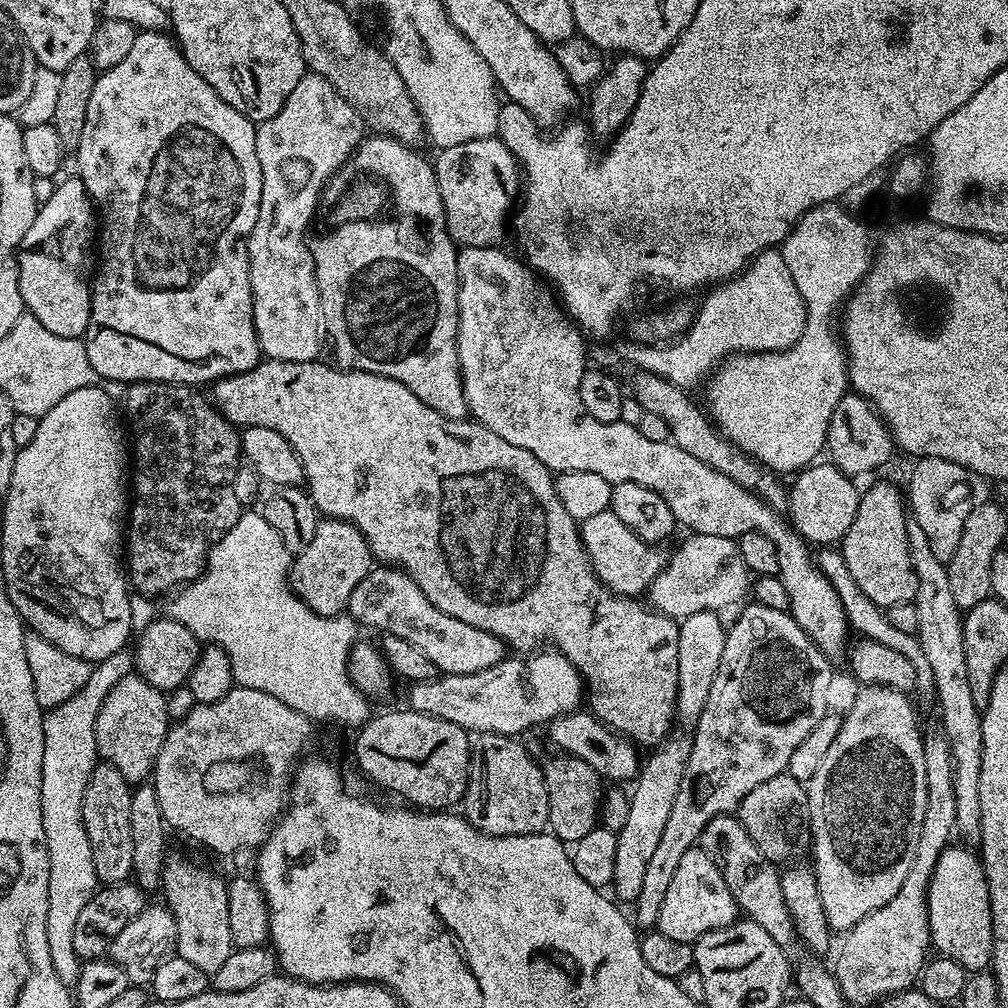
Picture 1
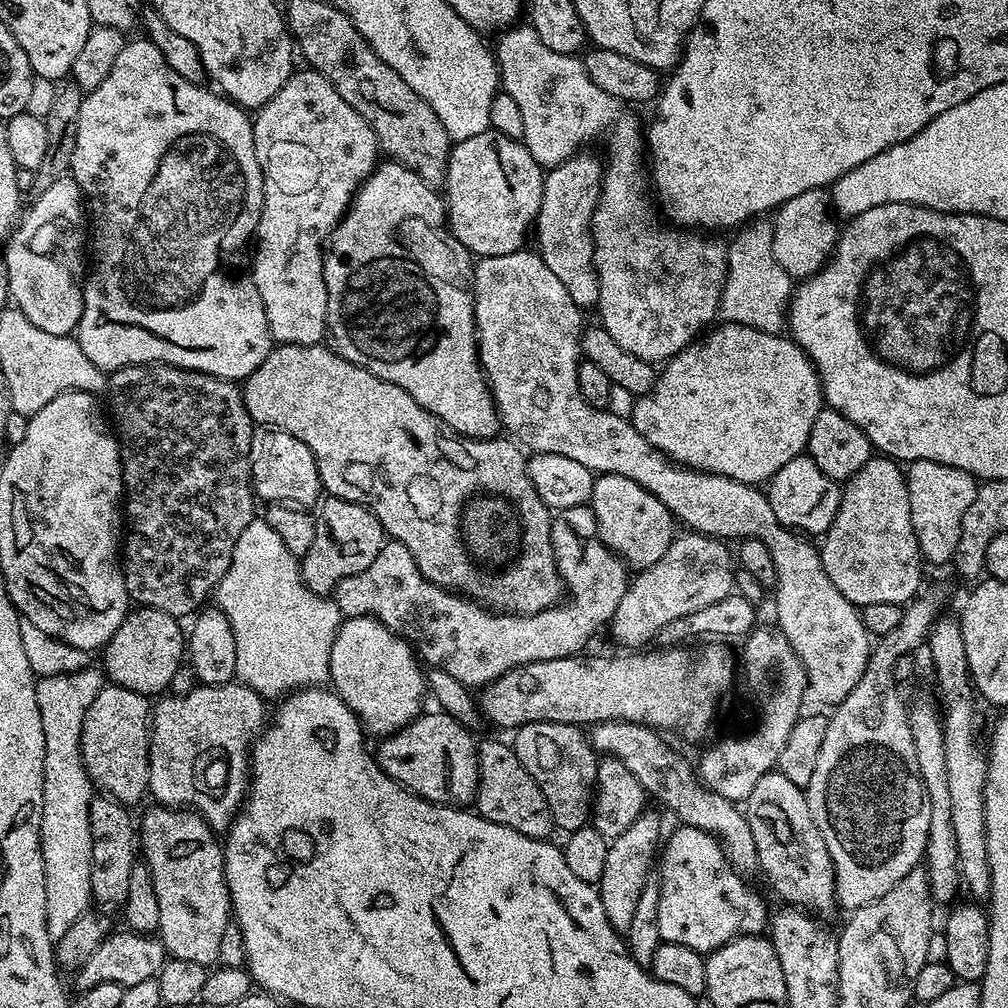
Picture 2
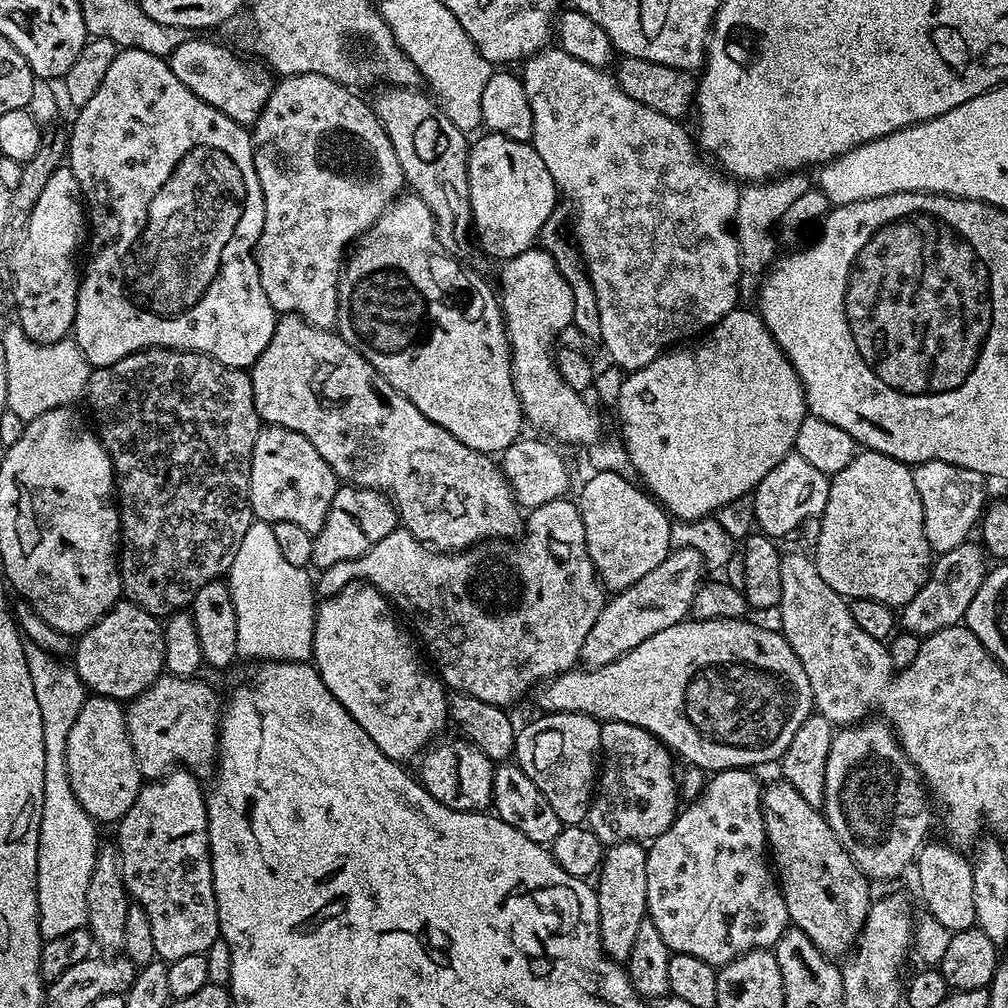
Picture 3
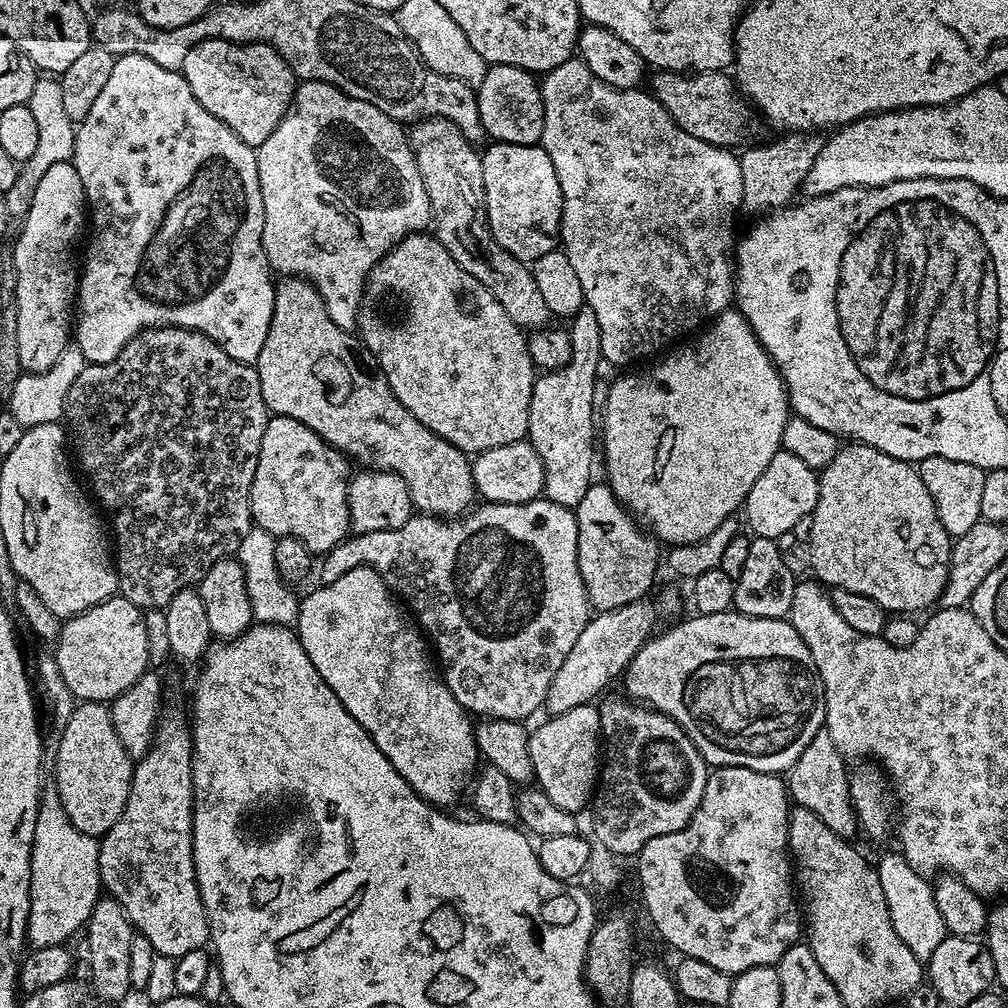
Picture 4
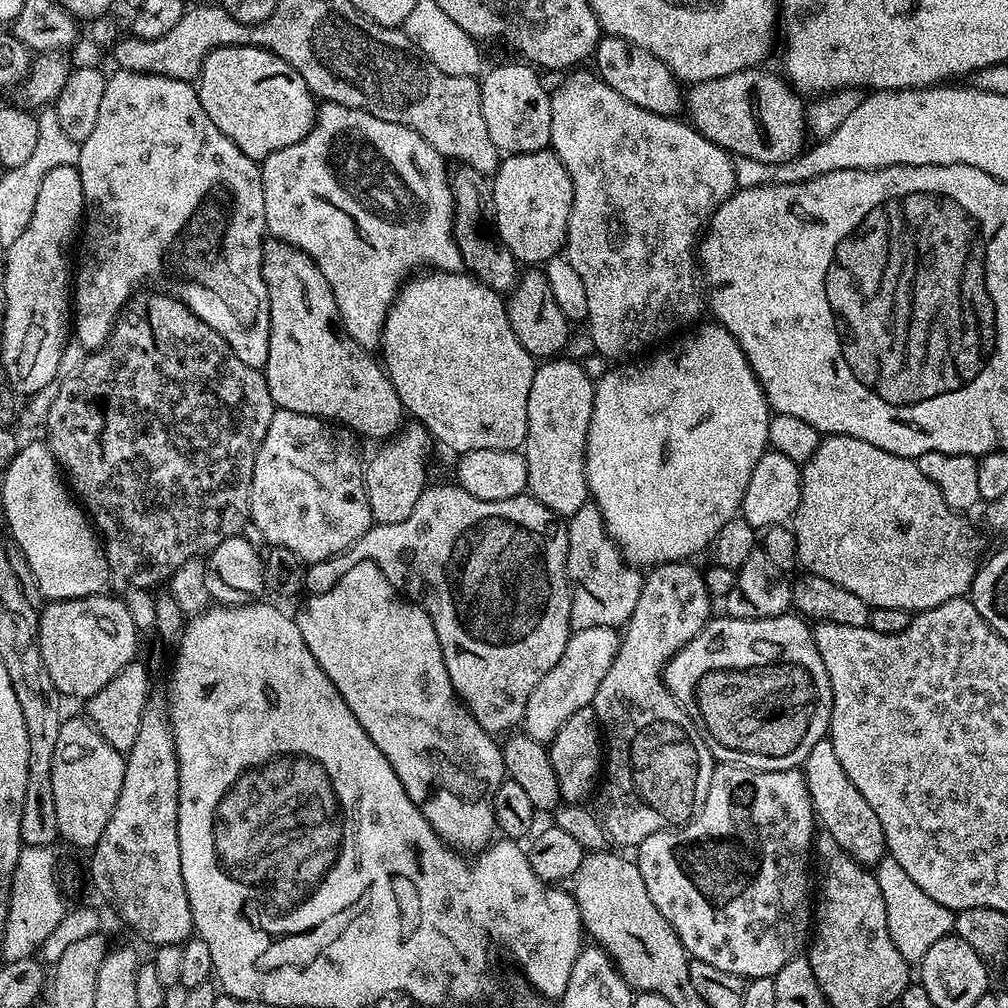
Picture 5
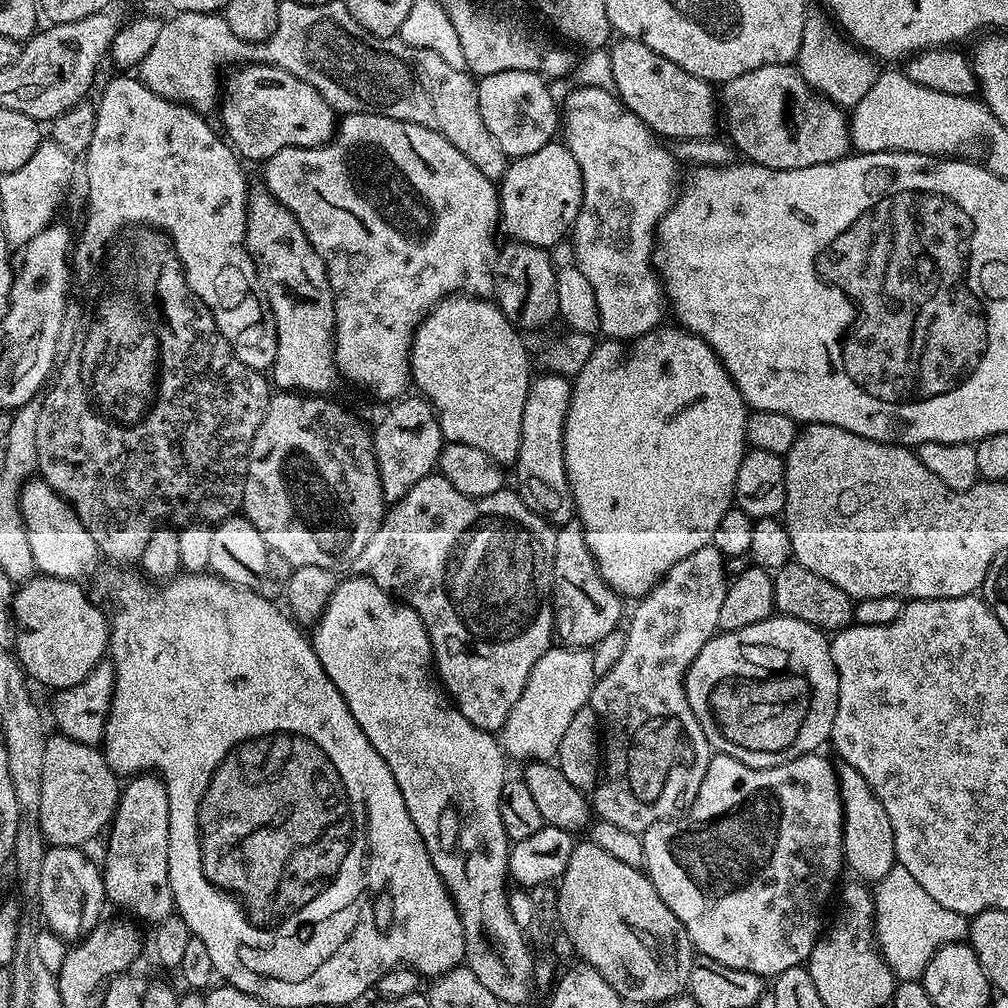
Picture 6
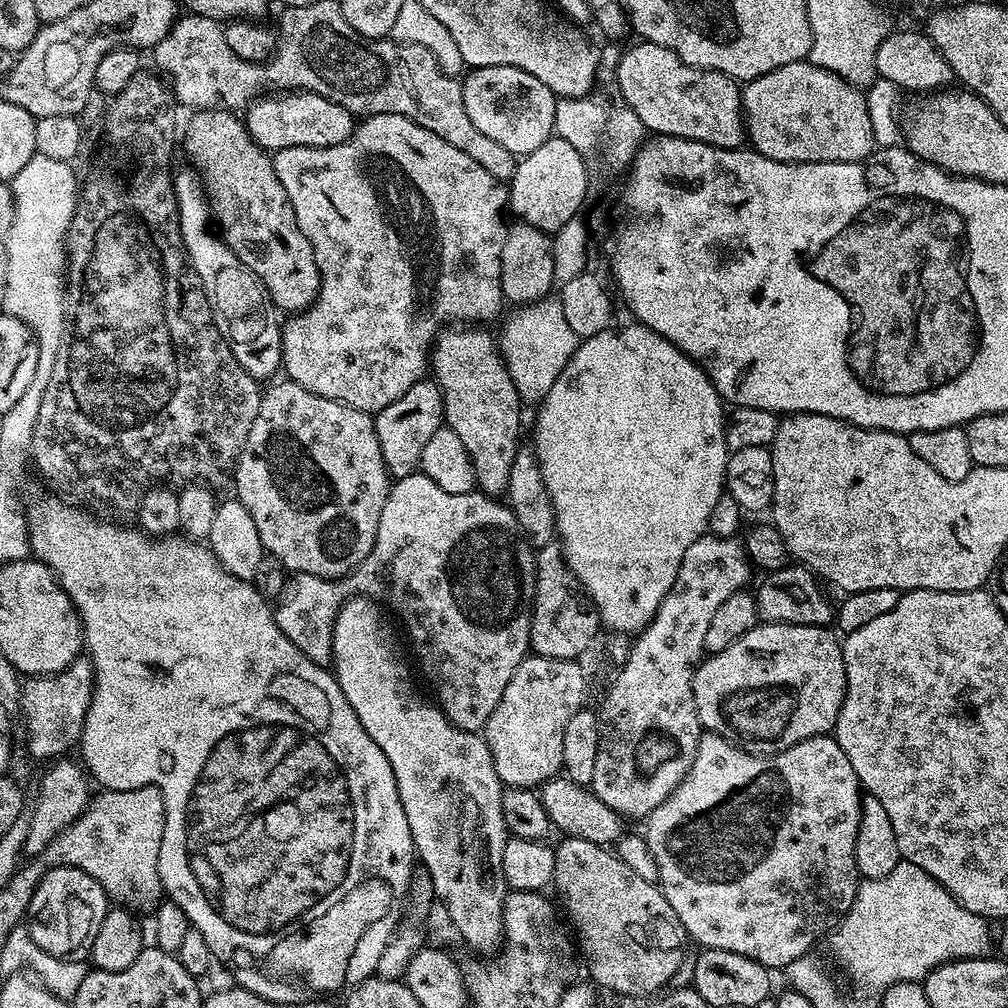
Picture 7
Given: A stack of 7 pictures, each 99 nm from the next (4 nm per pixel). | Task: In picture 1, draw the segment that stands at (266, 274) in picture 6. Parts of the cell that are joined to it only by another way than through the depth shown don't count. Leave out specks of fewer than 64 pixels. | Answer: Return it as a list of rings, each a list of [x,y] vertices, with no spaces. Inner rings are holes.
[[[264,358],[249,372],[241,372],[239,376],[224,376],[215,381],[211,385],[210,396],[230,423],[244,428],[266,426],[270,430],[278,430],[278,434],[282,434],[282,438],[290,442],[294,454],[298,454],[302,462],[306,491],[316,503],[317,513],[324,518],[355,524],[366,538],[373,557],[380,562],[395,562],[399,565],[405,574],[418,582],[418,590],[422,590],[422,594],[426,594],[426,598],[430,598],[430,602],[434,602],[434,606],[438,606],[442,614],[450,614],[458,618],[458,622],[466,622],[466,626],[476,626],[478,630],[497,636],[509,649],[517,648],[520,651],[517,653],[520,654],[531,653],[537,646],[547,645],[544,643],[549,640],[552,643],[549,645],[554,646],[555,651],[561,652],[580,673],[580,679],[586,685],[587,707],[597,720],[621,736],[628,737],[637,746],[645,744],[648,750],[652,750],[660,745],[672,731],[676,719],[679,623],[655,610],[648,610],[644,616],[645,605],[639,599],[613,596],[601,584],[584,552],[577,521],[572,520],[570,514],[566,514],[566,506],[562,506],[558,498],[553,473],[549,472],[542,462],[538,462],[538,458],[534,458],[530,450],[513,446],[506,442],[506,438],[498,438],[498,434],[483,428],[481,424],[468,418],[451,420],[438,414],[438,410],[430,410],[430,406],[426,406],[422,398],[418,398],[394,378],[386,378],[373,372],[345,370],[328,362],[320,363],[319,359],[310,362],[286,362]]]

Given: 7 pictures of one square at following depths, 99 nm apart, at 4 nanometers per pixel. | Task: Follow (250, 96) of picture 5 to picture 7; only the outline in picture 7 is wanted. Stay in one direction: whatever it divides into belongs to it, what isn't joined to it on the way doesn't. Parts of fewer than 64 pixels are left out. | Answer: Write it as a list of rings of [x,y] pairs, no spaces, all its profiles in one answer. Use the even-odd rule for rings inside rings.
[[[289,90],[283,94],[265,94],[259,100],[253,100],[246,109],[246,123],[254,142],[275,154],[290,146],[329,148],[346,142],[352,137],[354,114],[338,106],[338,102],[330,102],[313,92]]]

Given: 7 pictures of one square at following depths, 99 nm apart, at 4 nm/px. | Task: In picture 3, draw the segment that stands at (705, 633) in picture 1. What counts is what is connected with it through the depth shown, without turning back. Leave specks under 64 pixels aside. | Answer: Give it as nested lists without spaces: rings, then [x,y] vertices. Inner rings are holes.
[[[634,840],[611,845],[604,853],[604,862],[600,865],[598,879],[594,884],[598,898],[602,950],[617,962],[627,961],[630,950],[634,947],[634,937],[638,934],[638,926],[648,914],[648,903],[646,902],[647,857],[647,847]]]

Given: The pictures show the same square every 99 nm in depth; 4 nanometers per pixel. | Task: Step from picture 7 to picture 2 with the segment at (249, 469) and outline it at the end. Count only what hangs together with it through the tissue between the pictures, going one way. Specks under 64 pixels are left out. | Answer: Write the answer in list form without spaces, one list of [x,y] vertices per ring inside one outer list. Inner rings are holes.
[[[267,426],[257,427],[252,434],[250,462],[252,463],[252,491],[259,499],[261,496],[264,502],[312,506],[308,504],[315,505],[321,499],[320,475],[314,454],[310,446],[306,446],[306,442],[298,442],[294,434],[286,434],[282,430]]]

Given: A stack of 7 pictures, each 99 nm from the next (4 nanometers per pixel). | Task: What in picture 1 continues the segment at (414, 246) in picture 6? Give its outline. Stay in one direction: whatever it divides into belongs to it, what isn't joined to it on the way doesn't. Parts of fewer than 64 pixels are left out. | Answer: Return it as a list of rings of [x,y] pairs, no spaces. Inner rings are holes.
[[[305,74],[301,78],[298,86],[294,86],[294,91],[290,94],[290,98],[286,98],[282,110],[278,110],[278,114],[274,114],[274,118],[261,120],[256,124],[256,149],[258,150],[258,162],[262,166],[262,198],[258,206],[258,218],[254,222],[254,230],[248,235],[248,273],[250,274],[250,290],[252,291],[254,330],[256,331],[261,353],[267,359],[285,360],[286,362],[310,362],[321,355],[319,353],[320,340],[322,344],[320,295],[318,294],[318,282],[316,281],[316,263],[312,260],[312,251],[307,246],[306,233],[309,231],[308,223],[311,222],[312,215],[316,212],[316,203],[321,203],[324,185],[352,156],[352,153],[356,151],[356,147],[360,145],[365,135],[364,122],[354,110],[354,106],[350,106],[350,102],[343,100],[334,90],[334,86],[330,86],[330,82],[326,78],[315,74]]]

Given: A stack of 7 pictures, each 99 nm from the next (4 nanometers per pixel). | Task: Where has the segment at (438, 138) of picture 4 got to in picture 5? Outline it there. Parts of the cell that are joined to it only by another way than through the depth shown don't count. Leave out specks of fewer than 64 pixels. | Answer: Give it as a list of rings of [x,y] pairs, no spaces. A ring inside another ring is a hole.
[[[460,170],[451,177],[452,202],[454,215],[452,218],[452,234],[456,237],[456,245],[464,259],[464,268],[487,288],[507,294],[516,287],[518,279],[518,261],[510,254],[510,250],[484,225],[480,217],[480,188],[476,185],[477,173],[471,170]]]

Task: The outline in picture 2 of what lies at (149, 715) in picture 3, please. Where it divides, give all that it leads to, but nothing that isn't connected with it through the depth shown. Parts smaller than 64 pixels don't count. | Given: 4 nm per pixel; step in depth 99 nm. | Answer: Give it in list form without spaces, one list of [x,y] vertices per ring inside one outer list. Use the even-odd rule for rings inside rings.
[[[239,682],[200,684],[190,694],[157,699],[148,751],[148,792],[153,801],[165,808],[198,812],[213,832],[227,833],[248,795],[252,745],[270,716],[264,704],[265,697]]]

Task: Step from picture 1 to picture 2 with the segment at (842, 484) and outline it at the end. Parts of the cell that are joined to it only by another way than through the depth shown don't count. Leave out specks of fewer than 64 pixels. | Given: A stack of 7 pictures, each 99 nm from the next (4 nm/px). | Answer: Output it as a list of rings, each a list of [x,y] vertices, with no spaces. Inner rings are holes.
[[[807,454],[786,462],[786,466],[774,473],[766,484],[766,495],[770,510],[774,510],[774,518],[778,518],[780,524],[804,534],[827,532],[838,514],[841,491],[841,485],[822,474],[822,470],[818,470],[816,463]]]

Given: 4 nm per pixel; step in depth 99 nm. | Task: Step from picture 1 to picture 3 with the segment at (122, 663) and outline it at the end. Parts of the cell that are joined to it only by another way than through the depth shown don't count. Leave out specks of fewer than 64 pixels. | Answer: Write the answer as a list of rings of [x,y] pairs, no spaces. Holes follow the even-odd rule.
[[[24,640],[24,653],[28,659],[30,682],[34,682],[34,698],[38,698],[38,710],[42,710],[42,746],[46,746],[36,897],[40,934],[45,941],[50,941],[87,925],[86,889],[90,886],[90,874],[94,874],[94,862],[100,853],[102,840],[96,837],[97,821],[82,810],[82,802],[74,796],[66,766],[66,738],[70,738],[70,726],[74,726],[74,718],[78,718],[78,710],[82,710],[86,699],[82,678],[78,678],[71,663],[51,656],[40,646],[34,646],[34,642]]]

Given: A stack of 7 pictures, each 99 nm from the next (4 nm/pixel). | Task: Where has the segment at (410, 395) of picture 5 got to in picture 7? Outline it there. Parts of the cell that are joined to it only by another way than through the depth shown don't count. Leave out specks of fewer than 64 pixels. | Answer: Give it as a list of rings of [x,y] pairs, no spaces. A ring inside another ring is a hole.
[[[452,326],[436,337],[430,353],[430,372],[444,395],[447,427],[462,438],[476,471],[479,491],[503,497],[508,491],[510,466],[514,466],[520,444],[522,401],[504,363],[497,337],[484,326]]]

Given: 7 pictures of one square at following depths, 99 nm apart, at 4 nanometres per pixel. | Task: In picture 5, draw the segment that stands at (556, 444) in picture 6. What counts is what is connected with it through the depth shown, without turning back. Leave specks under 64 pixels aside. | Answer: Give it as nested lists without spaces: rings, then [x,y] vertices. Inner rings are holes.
[[[552,358],[547,362],[541,363],[534,374],[534,382],[530,382],[530,398],[526,402],[526,438],[522,455],[526,466],[528,467],[528,487],[527,491],[531,493],[536,501],[542,506],[546,506],[550,511],[555,512],[557,517],[567,518],[573,516],[578,510],[582,510],[582,506],[589,503],[590,493],[588,490],[588,479],[586,478],[586,470],[584,469],[584,453],[588,450],[588,427],[592,421],[592,407],[594,406],[594,394],[596,393],[596,385],[588,376],[583,363],[575,364],[572,360],[564,360],[565,358]]]

